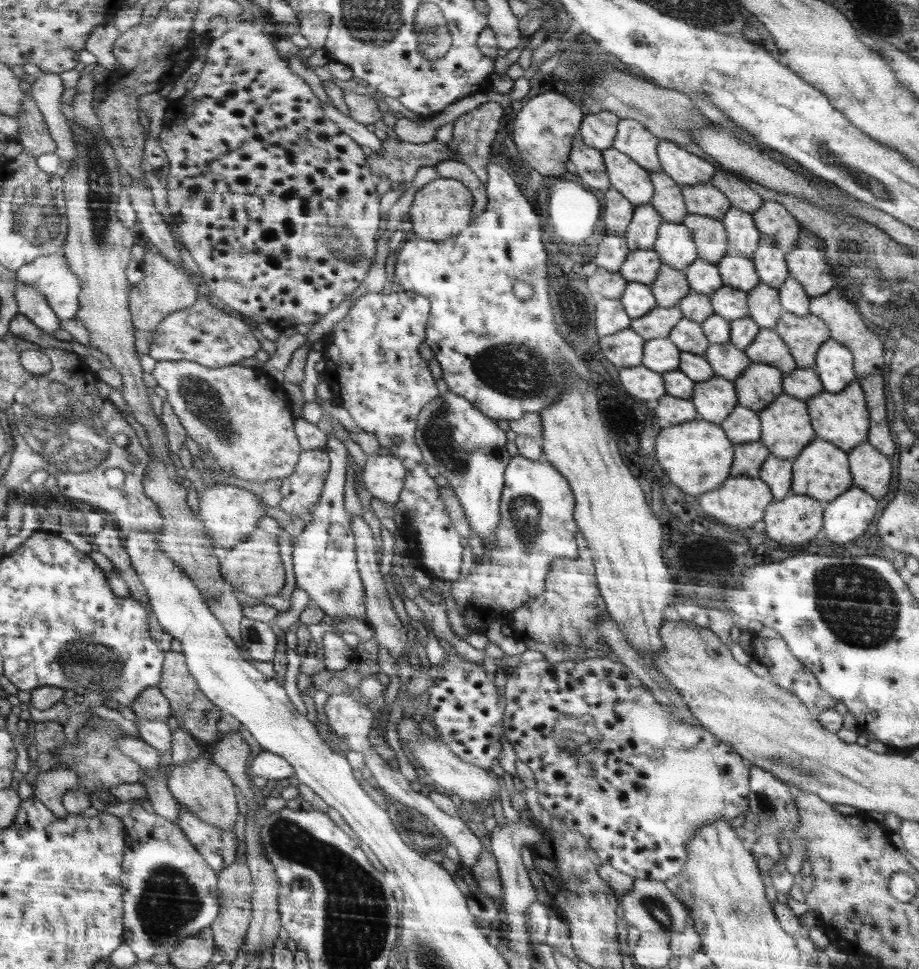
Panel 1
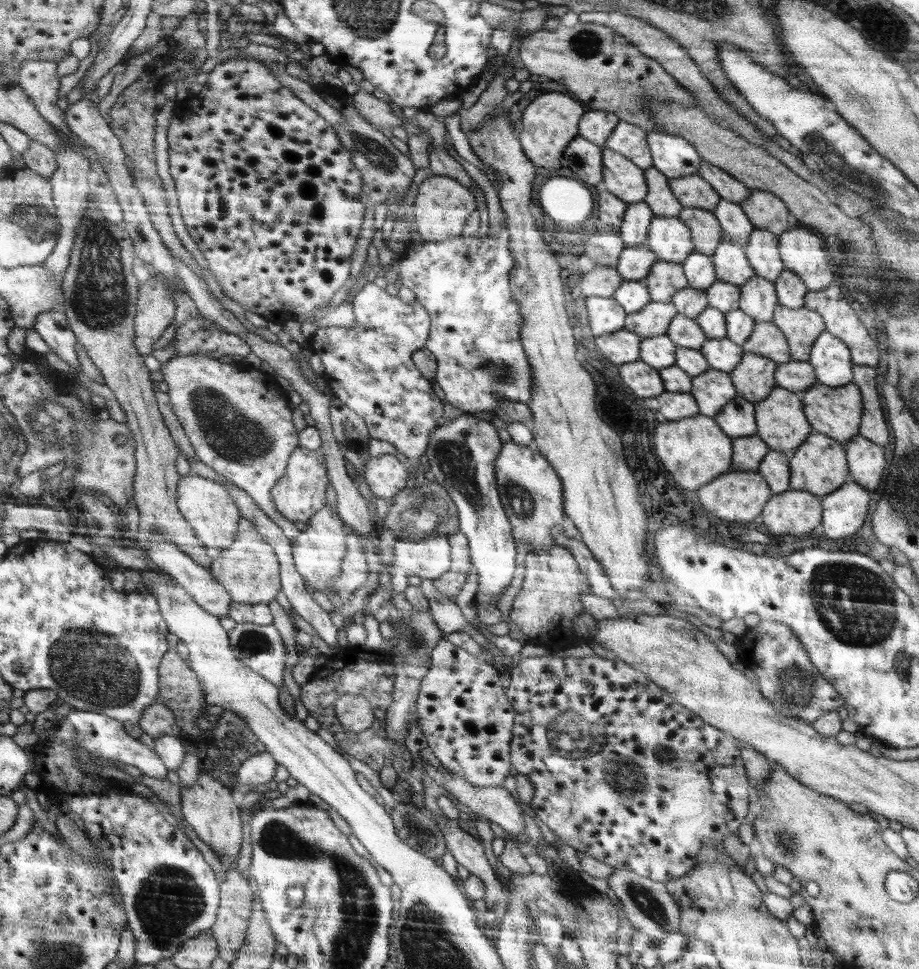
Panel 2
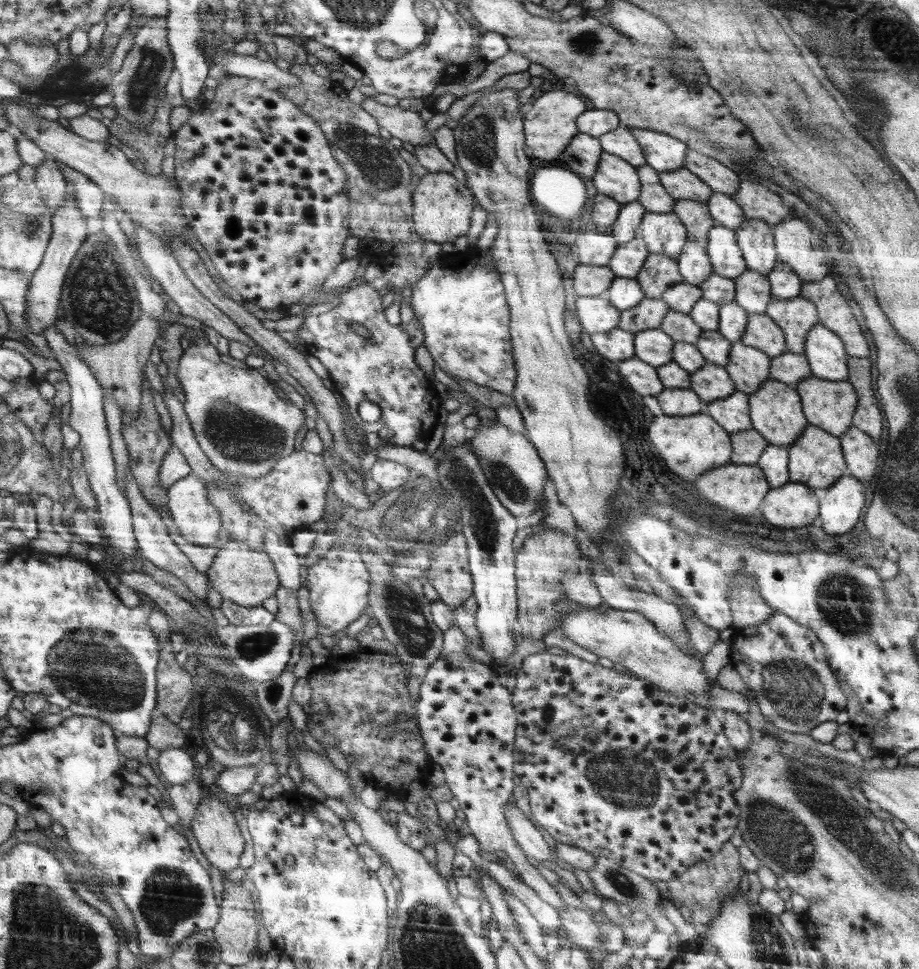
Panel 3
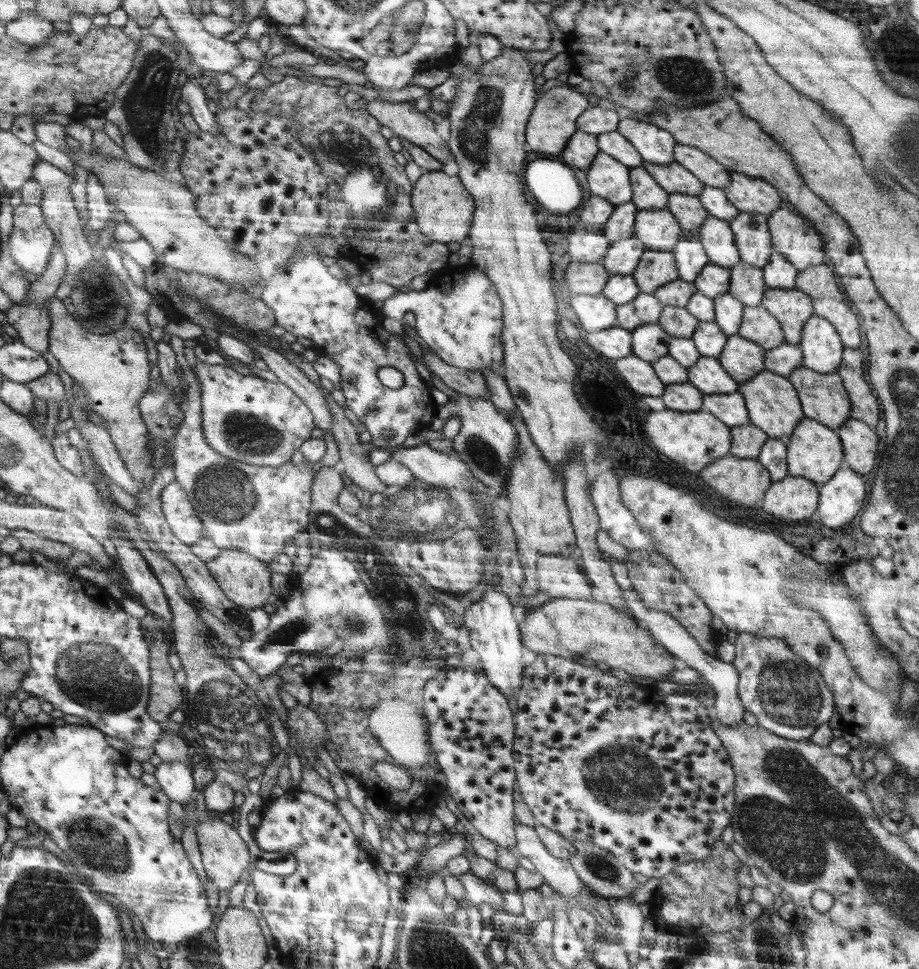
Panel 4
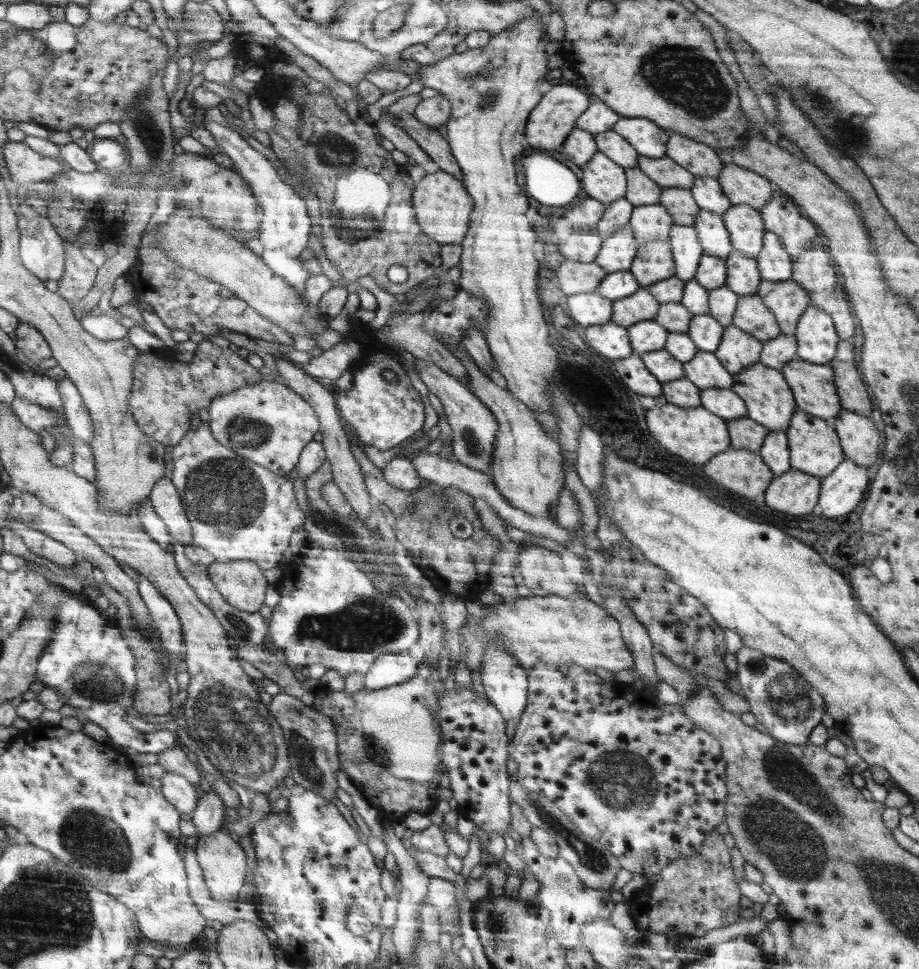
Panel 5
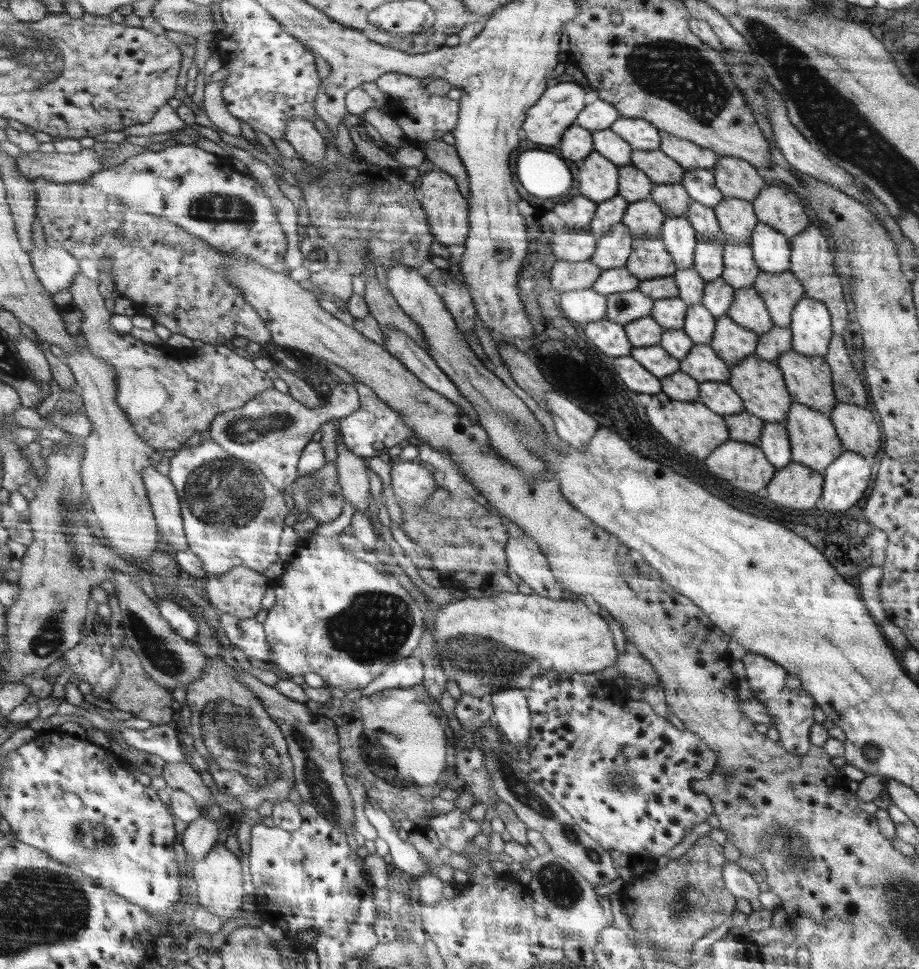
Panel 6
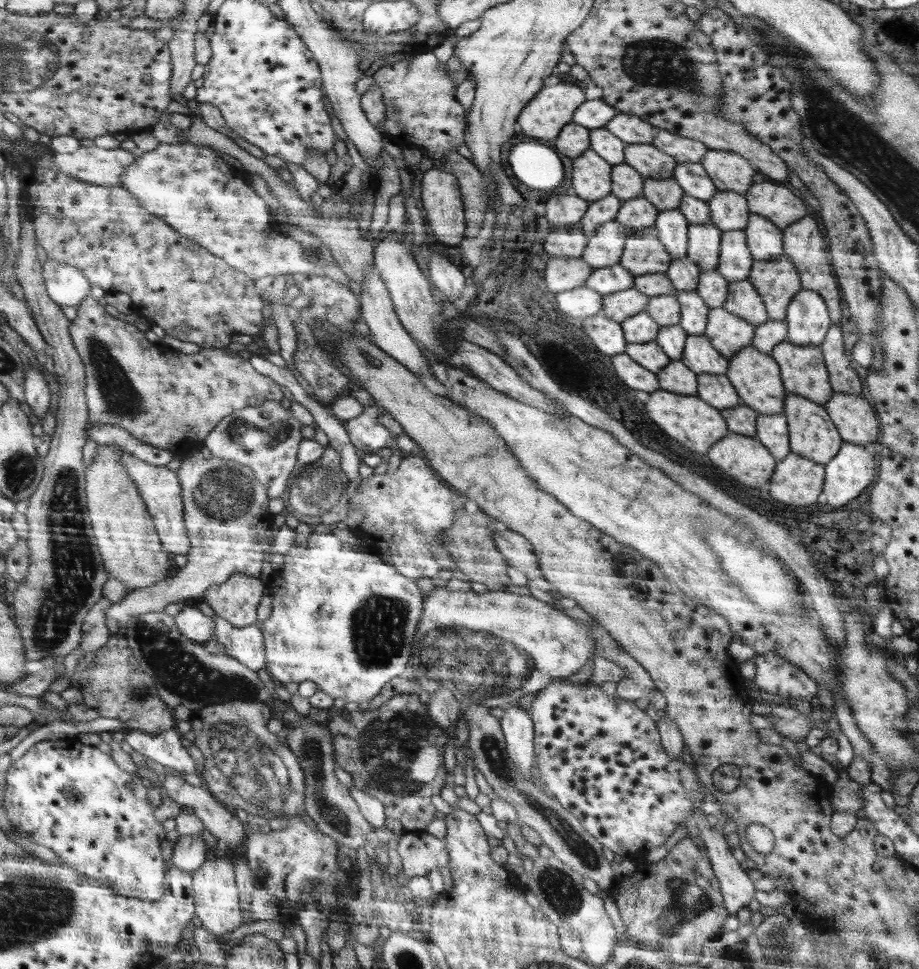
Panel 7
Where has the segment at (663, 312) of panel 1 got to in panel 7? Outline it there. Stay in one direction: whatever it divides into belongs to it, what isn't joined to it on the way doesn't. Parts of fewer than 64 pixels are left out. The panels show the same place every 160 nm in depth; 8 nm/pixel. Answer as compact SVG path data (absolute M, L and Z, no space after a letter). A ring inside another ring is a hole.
M634 287L628 288L627 290L603 295L602 312L610 320L624 325L626 319L645 311L648 302L649 297L645 294L635 290Z

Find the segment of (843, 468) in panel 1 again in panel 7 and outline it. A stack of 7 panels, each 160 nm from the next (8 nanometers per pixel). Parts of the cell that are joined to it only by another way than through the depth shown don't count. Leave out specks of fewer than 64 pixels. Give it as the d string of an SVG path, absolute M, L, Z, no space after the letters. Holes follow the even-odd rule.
M791 394L785 400L783 414L789 417L790 444L793 444L793 452L805 456L810 460L816 460L818 464L829 463L838 454L843 446L838 429L829 416L828 410L818 406L816 401L808 400L804 396Z

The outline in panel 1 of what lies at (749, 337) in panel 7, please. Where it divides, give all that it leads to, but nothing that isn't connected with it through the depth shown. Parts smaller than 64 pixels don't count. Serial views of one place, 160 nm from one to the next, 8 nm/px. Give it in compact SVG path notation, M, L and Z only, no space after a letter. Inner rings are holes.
M751 362L744 373L733 382L737 386L738 400L742 406L753 409L760 414L770 403L774 403L778 396L784 393L784 374L774 365L762 362Z

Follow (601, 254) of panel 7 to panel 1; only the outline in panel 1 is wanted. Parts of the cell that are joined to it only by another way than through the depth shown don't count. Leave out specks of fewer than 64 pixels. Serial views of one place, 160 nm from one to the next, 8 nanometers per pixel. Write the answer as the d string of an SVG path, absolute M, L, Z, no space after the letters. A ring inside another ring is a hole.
M652 249L630 252L628 259L622 264L619 274L627 282L650 285L657 280L664 262Z

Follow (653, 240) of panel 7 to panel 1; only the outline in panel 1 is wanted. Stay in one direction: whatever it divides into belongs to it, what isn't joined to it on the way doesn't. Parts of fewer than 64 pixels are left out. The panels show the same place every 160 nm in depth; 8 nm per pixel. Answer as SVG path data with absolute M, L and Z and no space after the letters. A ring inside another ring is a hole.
M662 264L657 280L650 284L652 294L658 307L677 307L685 296L689 295L692 287L684 271Z

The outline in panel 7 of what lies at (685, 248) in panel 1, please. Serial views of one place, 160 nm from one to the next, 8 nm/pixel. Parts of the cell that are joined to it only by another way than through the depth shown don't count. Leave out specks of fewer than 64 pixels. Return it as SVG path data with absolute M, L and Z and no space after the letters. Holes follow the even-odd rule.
M643 196L622 201L615 220L623 225L642 230L649 226L655 227L659 210Z

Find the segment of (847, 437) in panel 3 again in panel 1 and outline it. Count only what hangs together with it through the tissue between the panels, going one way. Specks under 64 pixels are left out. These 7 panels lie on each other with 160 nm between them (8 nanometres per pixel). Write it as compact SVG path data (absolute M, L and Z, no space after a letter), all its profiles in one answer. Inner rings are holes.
M866 442L850 450L849 457L855 486L873 497L884 498L892 478L892 464L886 455Z

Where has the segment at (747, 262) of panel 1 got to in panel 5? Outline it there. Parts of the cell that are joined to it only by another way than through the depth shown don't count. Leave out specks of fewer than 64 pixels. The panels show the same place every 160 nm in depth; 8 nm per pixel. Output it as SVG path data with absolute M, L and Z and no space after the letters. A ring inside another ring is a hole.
M700 209L693 227L696 229L703 253L720 259L730 257L733 248L721 214Z

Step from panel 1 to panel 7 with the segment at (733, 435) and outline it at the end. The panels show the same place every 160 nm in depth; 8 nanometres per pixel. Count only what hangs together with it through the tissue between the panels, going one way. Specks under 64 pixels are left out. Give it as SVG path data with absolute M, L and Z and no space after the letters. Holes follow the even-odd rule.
M698 375L696 395L717 409L732 408L742 404L737 389L725 375Z

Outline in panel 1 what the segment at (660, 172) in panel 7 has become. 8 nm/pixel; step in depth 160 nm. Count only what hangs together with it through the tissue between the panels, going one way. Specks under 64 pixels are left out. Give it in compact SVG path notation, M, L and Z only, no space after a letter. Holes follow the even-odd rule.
M710 181L702 184L682 185L681 193L687 212L709 216L722 221L729 211L731 202Z

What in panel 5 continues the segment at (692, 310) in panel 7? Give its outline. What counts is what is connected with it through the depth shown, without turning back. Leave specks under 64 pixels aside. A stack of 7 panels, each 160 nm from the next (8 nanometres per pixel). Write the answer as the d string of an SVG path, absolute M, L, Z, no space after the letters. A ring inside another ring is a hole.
M694 315L687 335L702 351L715 352L721 343L725 326L709 315Z

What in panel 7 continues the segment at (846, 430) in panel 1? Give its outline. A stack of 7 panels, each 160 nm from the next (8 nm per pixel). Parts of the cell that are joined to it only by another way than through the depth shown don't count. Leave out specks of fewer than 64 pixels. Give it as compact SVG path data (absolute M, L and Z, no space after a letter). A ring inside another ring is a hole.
M789 340L777 344L775 350L770 354L780 365L781 380L791 394L804 396L808 400L816 401L818 404L828 403L832 397L832 389L828 382L828 372L822 360L822 351L819 346L798 346Z

